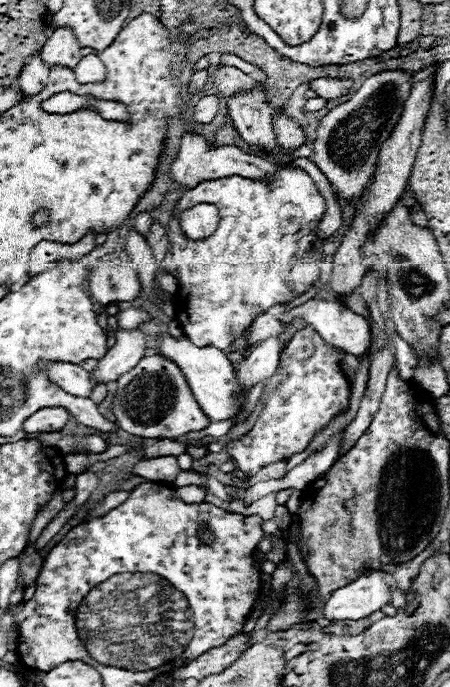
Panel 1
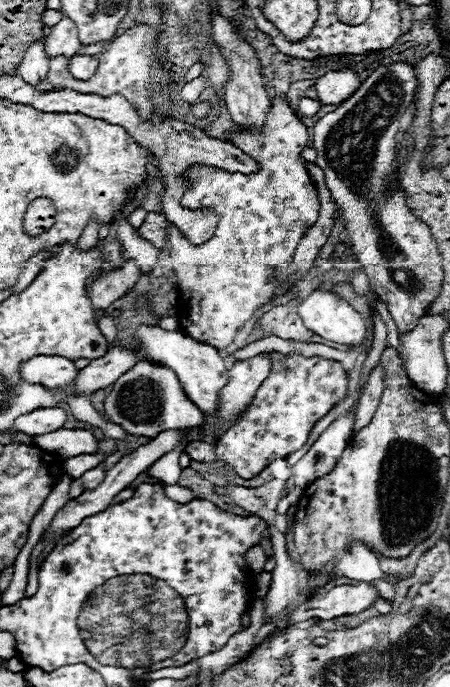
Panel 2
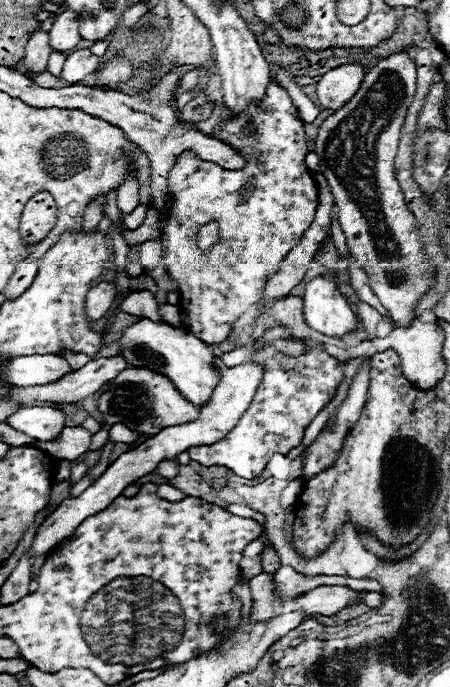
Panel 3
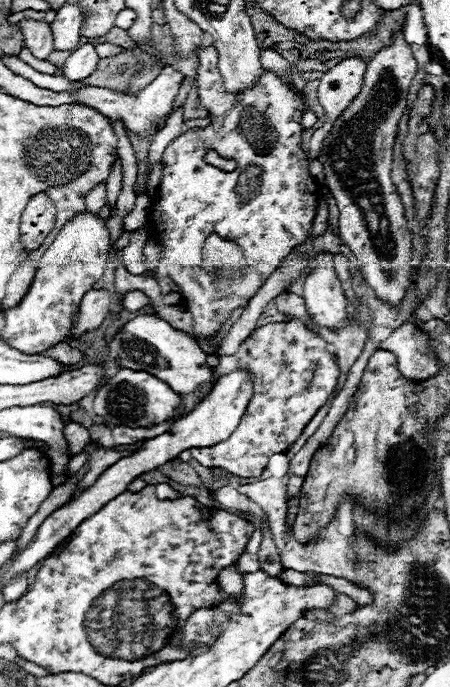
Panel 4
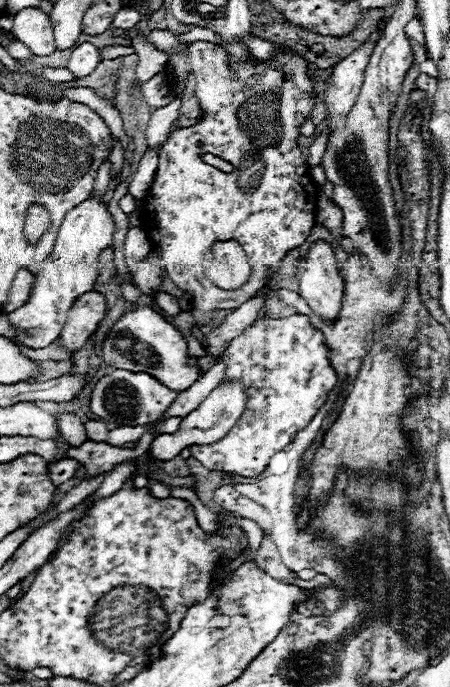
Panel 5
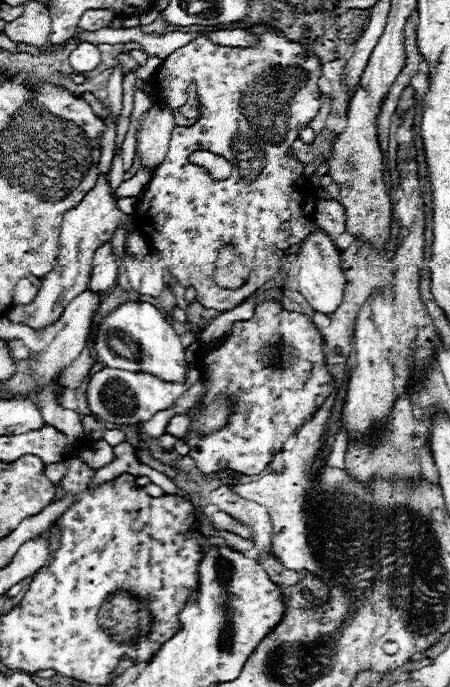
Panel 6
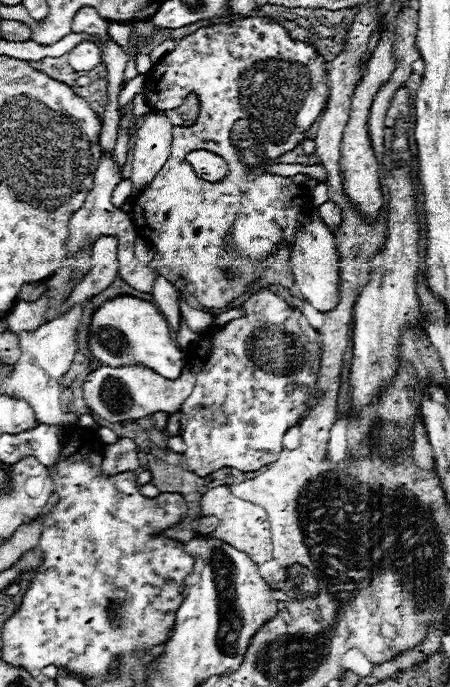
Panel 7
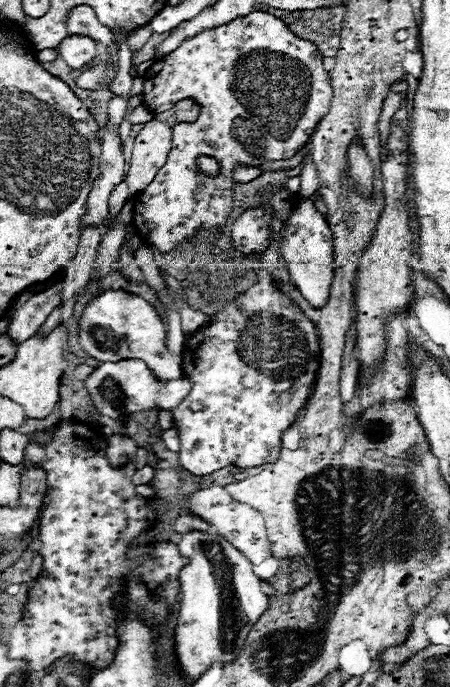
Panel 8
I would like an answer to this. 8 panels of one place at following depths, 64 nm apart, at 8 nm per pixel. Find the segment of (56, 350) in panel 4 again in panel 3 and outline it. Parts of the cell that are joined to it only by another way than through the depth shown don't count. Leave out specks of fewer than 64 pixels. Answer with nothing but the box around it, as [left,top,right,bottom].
[62,352,88,370]

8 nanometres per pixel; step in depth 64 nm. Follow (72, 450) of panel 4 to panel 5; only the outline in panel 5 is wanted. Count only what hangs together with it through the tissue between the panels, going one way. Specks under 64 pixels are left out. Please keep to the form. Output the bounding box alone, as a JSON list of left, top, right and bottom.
[56,414,88,446]

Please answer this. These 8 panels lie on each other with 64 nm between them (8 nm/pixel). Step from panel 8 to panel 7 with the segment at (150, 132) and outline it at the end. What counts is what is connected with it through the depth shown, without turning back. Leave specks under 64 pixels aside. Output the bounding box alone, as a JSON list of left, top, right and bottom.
[132,110,172,192]

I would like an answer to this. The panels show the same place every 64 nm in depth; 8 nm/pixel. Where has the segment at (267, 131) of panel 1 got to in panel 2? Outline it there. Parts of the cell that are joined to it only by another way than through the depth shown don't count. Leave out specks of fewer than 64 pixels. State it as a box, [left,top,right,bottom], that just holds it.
[212,16,270,128]

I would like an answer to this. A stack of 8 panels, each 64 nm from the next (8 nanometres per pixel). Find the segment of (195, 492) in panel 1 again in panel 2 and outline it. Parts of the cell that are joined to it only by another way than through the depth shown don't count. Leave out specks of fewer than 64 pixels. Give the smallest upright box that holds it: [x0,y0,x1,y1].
[166,484,198,504]

